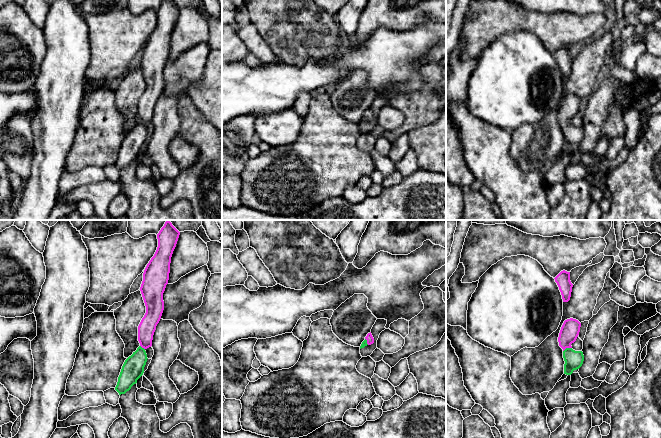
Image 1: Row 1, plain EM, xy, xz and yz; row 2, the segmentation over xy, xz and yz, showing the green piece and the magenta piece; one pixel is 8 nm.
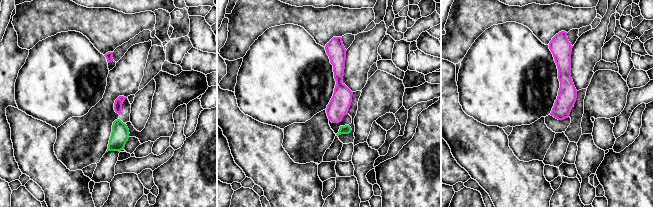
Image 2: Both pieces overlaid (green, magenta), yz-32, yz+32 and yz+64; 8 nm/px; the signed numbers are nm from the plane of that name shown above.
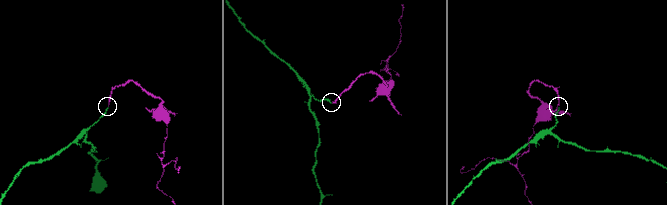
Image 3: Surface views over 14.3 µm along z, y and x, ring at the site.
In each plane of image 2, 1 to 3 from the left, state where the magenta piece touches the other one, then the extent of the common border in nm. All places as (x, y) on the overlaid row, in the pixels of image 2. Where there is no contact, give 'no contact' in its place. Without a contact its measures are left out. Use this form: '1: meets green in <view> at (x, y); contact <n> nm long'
1: no contact
2: no contact
3: no contact

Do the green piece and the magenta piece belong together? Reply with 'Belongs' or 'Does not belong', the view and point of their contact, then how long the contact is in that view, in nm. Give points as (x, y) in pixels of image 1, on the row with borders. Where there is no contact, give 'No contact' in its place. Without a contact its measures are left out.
Belongs. Touches green at yz (567, 348). Shared border 80 nm

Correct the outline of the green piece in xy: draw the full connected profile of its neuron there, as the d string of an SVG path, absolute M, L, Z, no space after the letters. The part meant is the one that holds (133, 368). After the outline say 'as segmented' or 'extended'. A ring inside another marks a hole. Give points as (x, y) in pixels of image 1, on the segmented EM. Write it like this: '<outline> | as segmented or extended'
M167 220L157 234L158 247L147 264L140 291L146 306L146 313L138 326L140 346L129 356L121 369L115 390L125 394L143 375L147 362L146 349L152 346L153 335L163 310L163 293L169 280L170 263L180 232Z | extended

